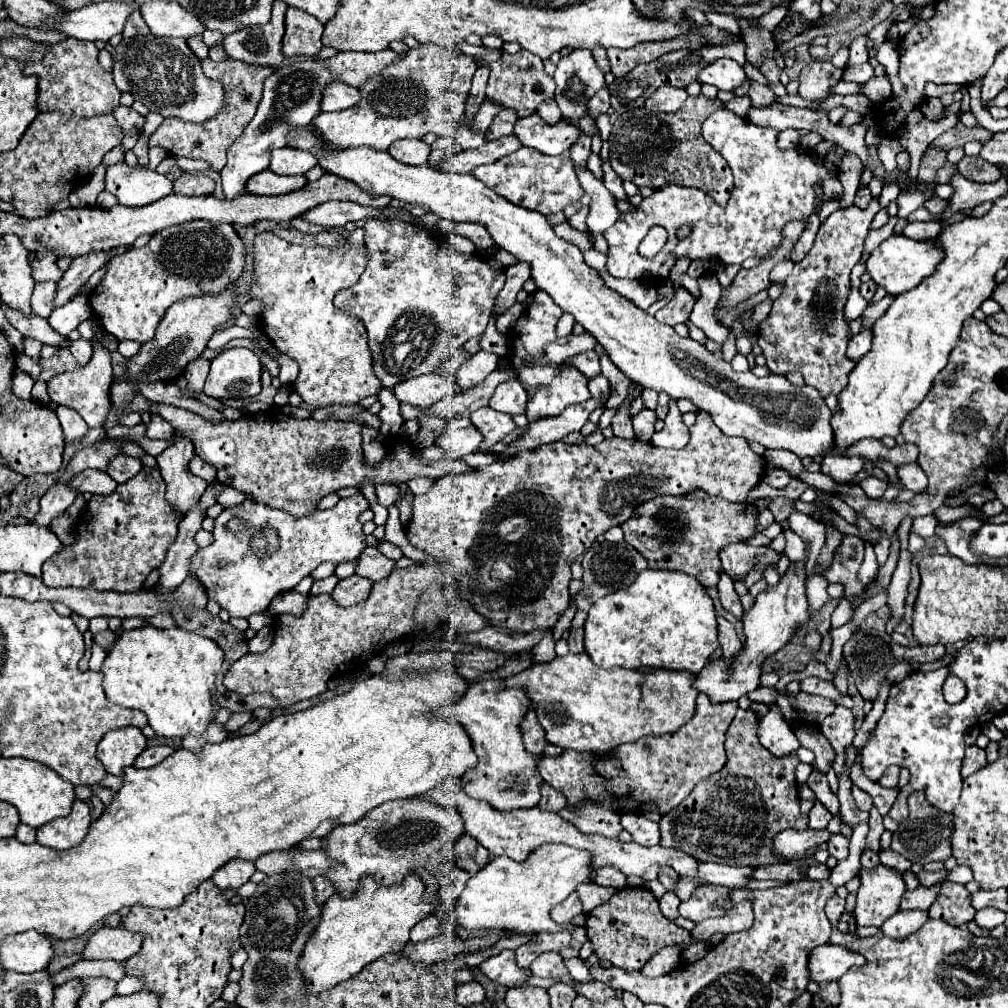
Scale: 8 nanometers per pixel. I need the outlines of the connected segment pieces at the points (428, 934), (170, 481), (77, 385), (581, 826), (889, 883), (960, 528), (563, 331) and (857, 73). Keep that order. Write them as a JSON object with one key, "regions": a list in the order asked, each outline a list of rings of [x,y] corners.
{"regions":[[[[428,916],[428,918],[420,920],[420,922],[412,928],[410,940],[412,940],[412,942],[422,942],[422,940],[434,938],[434,936],[438,936],[438,934],[442,934],[438,918],[436,918],[436,916]]],[[[178,438],[160,456],[156,456],[160,474],[166,482],[166,500],[178,516],[186,516],[200,500],[208,482],[190,474],[188,460],[194,456],[194,448],[186,438]]],[[[94,342],[94,352],[92,352],[90,362],[78,368],[76,372],[64,372],[64,374],[54,376],[48,382],[48,394],[52,402],[74,408],[90,428],[100,428],[110,408],[110,384],[112,382],[114,382],[114,376],[112,376],[112,364],[110,364],[110,350],[104,348],[102,342]]],[[[594,806],[594,810],[586,810],[586,814],[570,814],[570,810],[564,808],[558,812],[558,816],[564,816],[568,822],[574,822],[578,830],[600,834],[606,838],[618,838],[624,830],[620,824],[620,814],[612,810],[602,810],[602,806]]],[[[876,864],[874,868],[860,870],[860,890],[856,896],[856,908],[854,908],[854,918],[858,926],[882,926],[892,914],[898,912],[900,898],[906,892],[906,882],[902,874],[890,866]]],[[[968,516],[968,518],[960,518],[956,522],[940,524],[936,528],[936,536],[946,542],[948,552],[952,556],[958,556],[966,564],[978,564],[978,562],[986,562],[986,558],[978,558],[976,554],[970,554],[970,550],[968,550],[970,534],[974,534],[974,530],[978,530],[978,528],[980,528],[980,520]]],[[[562,314],[562,318],[558,320],[558,336],[568,336],[574,328],[576,320],[572,314]]],[[[870,64],[866,66],[854,66],[854,70],[844,70],[844,76],[842,80],[848,80],[848,82],[868,82],[870,78],[874,78],[874,68]]]]}

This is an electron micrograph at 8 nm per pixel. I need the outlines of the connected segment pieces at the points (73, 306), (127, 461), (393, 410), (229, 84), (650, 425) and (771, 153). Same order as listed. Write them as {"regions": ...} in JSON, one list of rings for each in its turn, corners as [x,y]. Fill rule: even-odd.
{"regions":[[[[78,294],[68,304],[64,304],[62,308],[56,308],[52,312],[52,316],[48,318],[48,322],[62,336],[68,336],[80,322],[88,320],[90,316],[92,316],[92,306],[90,306],[88,298]]],[[[120,454],[118,458],[112,460],[112,464],[108,466],[106,472],[108,472],[118,484],[124,484],[124,482],[130,480],[132,476],[136,476],[140,470],[142,470],[142,462],[140,462],[138,458]]],[[[382,388],[378,394],[378,400],[382,404],[382,410],[378,412],[378,420],[380,420],[380,434],[382,436],[396,436],[404,424],[404,418],[400,416],[400,404],[394,398],[392,390]]],[[[204,58],[202,60],[202,72],[214,80],[224,82],[224,88],[228,90],[226,92],[226,100],[228,100],[226,110],[218,118],[204,122],[204,124],[188,124],[188,122],[182,122],[180,118],[170,118],[170,120],[166,118],[158,126],[158,130],[150,136],[148,144],[150,144],[150,148],[154,148],[154,146],[164,148],[172,156],[186,156],[192,160],[204,160],[216,172],[220,172],[226,164],[228,146],[236,138],[240,138],[240,134],[244,132],[248,122],[254,118],[258,102],[262,100],[262,82],[274,72],[274,68],[258,66],[258,64],[246,64],[246,62],[232,60],[232,58],[226,58],[220,62]]],[[[646,408],[640,414],[632,416],[636,438],[638,440],[644,440],[644,442],[650,442],[652,434],[654,434],[654,422],[656,422],[656,412],[646,410]]],[[[730,110],[714,112],[702,126],[704,140],[724,156],[732,174],[734,190],[726,206],[718,206],[712,196],[702,190],[666,186],[656,190],[650,198],[644,198],[634,214],[622,214],[618,226],[606,230],[608,240],[608,272],[616,278],[640,278],[644,270],[650,272],[650,282],[658,284],[668,278],[672,266],[680,256],[688,258],[718,258],[724,264],[742,264],[752,256],[770,254],[782,240],[782,226],[788,220],[806,218],[816,208],[814,184],[822,184],[824,200],[842,196],[842,184],[828,176],[826,168],[814,164],[804,150],[780,150],[776,146],[776,130],[760,128],[744,118],[738,118]],[[654,224],[662,224],[668,230],[664,248],[654,258],[638,254],[638,244]],[[680,226],[690,226],[692,232],[684,240],[676,240]]]]}

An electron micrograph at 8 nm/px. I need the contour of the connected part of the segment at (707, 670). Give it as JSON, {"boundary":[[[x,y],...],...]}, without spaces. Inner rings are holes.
{"boundary":[[[790,564],[786,576],[780,580],[776,588],[768,588],[756,596],[756,604],[744,612],[744,634],[746,634],[746,644],[742,652],[734,658],[734,672],[728,674],[728,660],[720,658],[714,662],[708,662],[702,672],[696,676],[694,686],[698,692],[704,692],[710,696],[712,702],[728,702],[728,700],[738,700],[742,694],[752,692],[754,688],[760,686],[760,664],[766,656],[774,654],[780,650],[792,636],[794,630],[804,626],[808,622],[808,602],[806,602],[806,592],[804,592],[804,564]]]}

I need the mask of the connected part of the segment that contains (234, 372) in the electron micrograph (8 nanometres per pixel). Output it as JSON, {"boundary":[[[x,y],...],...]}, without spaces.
{"boundary":[[[228,348],[212,360],[204,394],[212,398],[252,398],[262,390],[262,364],[248,348]]]}

